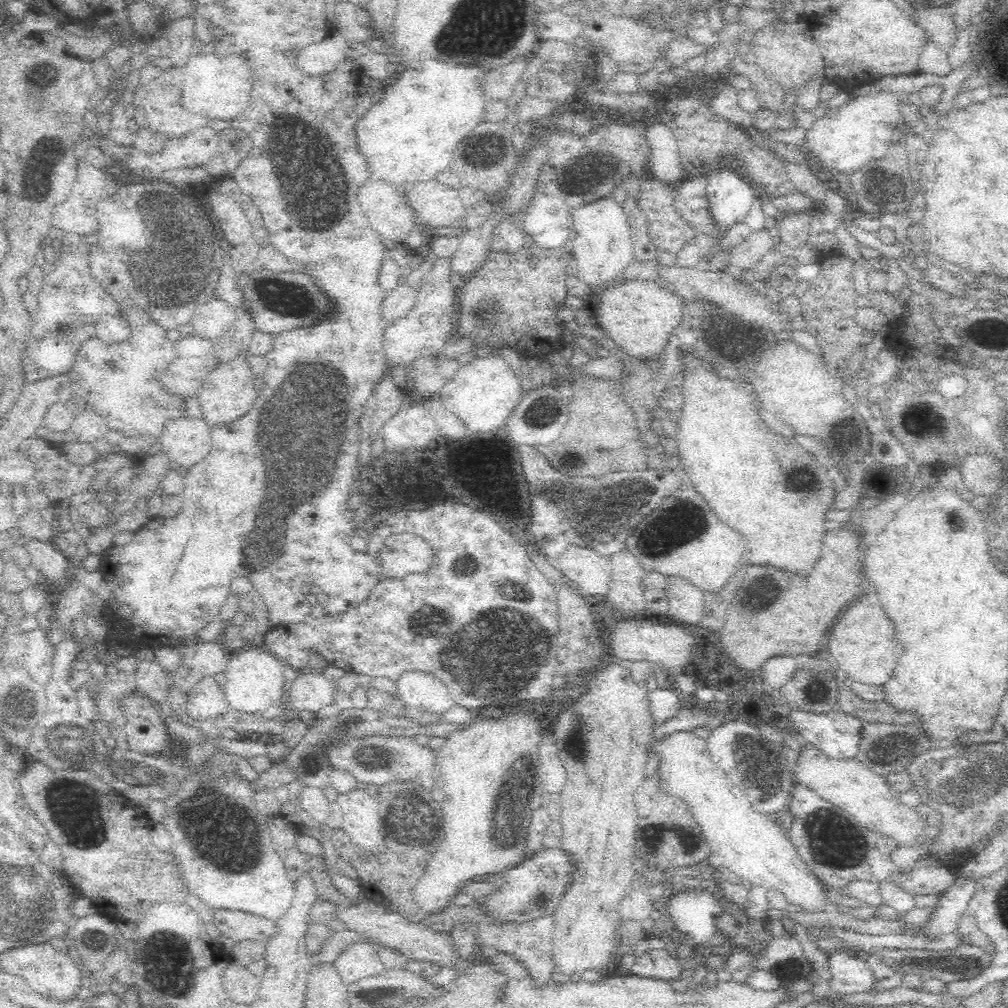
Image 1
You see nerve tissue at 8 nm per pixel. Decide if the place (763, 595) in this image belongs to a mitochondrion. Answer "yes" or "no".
yes

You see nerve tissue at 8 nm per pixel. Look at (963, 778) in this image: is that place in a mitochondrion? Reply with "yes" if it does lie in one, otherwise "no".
yes

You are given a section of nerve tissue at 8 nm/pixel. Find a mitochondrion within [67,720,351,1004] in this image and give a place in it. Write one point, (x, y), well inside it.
(232, 847)

